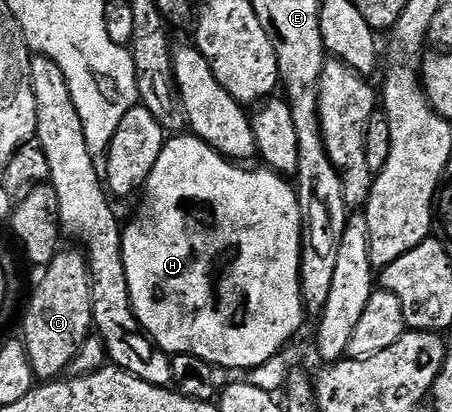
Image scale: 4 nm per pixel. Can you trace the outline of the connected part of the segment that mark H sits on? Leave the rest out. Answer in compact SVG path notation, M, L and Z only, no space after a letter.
M183 132L183 133L181 133L181 134L179 134L179 135L177 135L177 136L174 136L174 137L171 137L171 138L170 138L170 139L169 139L169 141L167 141L167 143L166 143L166 146L165 146L165 147L164 147L164 148L163 148L163 149L162 149L162 151L161 151L161 152L160 152L160 160L156 160L156 168L152 168L152 172L151 172L151 173L150 173L150 175L149 175L149 176L148 176L148 180L147 180L147 181L146 181L146 184L145 184L145 187L144 187L144 189L143 189L143 190L142 190L142 191L141 191L141 194L140 194L140 197L141 197L141 196L142 196L142 203L140 203L140 204L139 204L139 206L138 206L138 210L139 210L139 214L138 214L138 215L136 215L136 216L135 216L135 218L134 218L134 219L132 219L132 220L131 220L131 222L130 222L130 223L128 223L128 224L127 224L127 223L125 223L125 226L124 226L124 229L123 229L123 231L122 231L122 255L123 255L123 256L124 256L124 272L125 272L125 273L126 273L126 275L127 275L127 276L128 276L128 288L129 288L129 289L130 289L130 303L131 303L131 304L132 304L132 308L133 308L133 309L134 309L134 315L136 315L136 317L138 317L138 323L139 323L139 324L140 324L140 325L142 325L142 328L143 328L143 330L145 330L145 331L146 331L146 333L147 333L147 334L149 334L149 335L150 335L150 337L151 337L151 338L153 338L153 340L154 340L154 342L155 342L155 343L156 343L156 344L157 344L157 346L158 346L158 347L160 347L160 349L161 349L161 350L162 350L162 351L163 351L163 352L165 352L165 353L166 353L166 354L168 354L168 355L171 355L171 356L173 356L173 355L176 355L176 354L191 354L191 355L192 355L192 356L200 356L200 357L201 357L201 358L203 358L203 359L204 359L204 360L208 360L208 361L209 361L209 362L211 362L211 364L212 364L212 365L214 365L214 366L215 366L215 368L221 368L221 369L222 369L222 370L223 370L223 371L225 371L225 370L224 370L224 369L226 369L226 370L242 370L242 372L248 372L248 371L249 371L249 370L251 370L251 369L252 369L252 368L256 368L256 367L257 367L257 366L259 366L259 365L260 365L260 364L264 364L264 363L265 363L265 362L267 362L267 361L268 361L268 360L272 360L272 356L276 356L276 355L277 355L277 354L280 354L280 353L283 353L283 351L285 351L285 350L286 350L286 349L287 349L287 347L289 347L289 346L286 346L286 345L288 345L288 344L289 344L289 342L290 342L290 341L292 341L292 340L293 340L293 338L294 338L294 333L296 333L296 332L297 332L297 330L298 330L298 329L300 329L300 328L301 328L301 326L302 326L302 318L303 318L303 319L304 319L304 295L303 295L303 293L302 293L302 209L301 209L301 208L300 208L300 204L299 204L299 203L298 203L298 191L297 191L297 189L295 189L295 187L294 187L294 186L293 186L293 185L291 185L291 183L290 183L290 186L289 186L289 184L288 184L288 183L286 183L286 182L289 182L289 181L287 181L287 179L286 179L286 178L285 178L285 177L283 177L283 175L281 175L281 174L276 174L276 173L274 173L274 171L273 171L273 170L271 170L271 169L269 169L269 168L261 168L261 169L262 169L262 170L245 170L245 169L246 169L246 168L247 168L247 167L246 167L246 166L245 166L245 165L242 165L242 164L239 164L239 163L237 163L237 162L235 162L235 161L233 161L233 160L231 160L231 159L229 159L229 158L226 158L226 157L224 157L224 156L223 156L223 155L222 155L222 154L220 154L220 153L218 153L218 151L216 151L216 150L213 150L213 149L212 149L212 147L210 147L210 146L209 146L209 145L208 145L208 143L207 143L207 142L205 142L205 141L204 141L204 140L200 140L200 139L199 139L199 138L196 138L196 137L194 137L194 135L193 135L193 133L190 133L190 132Z

